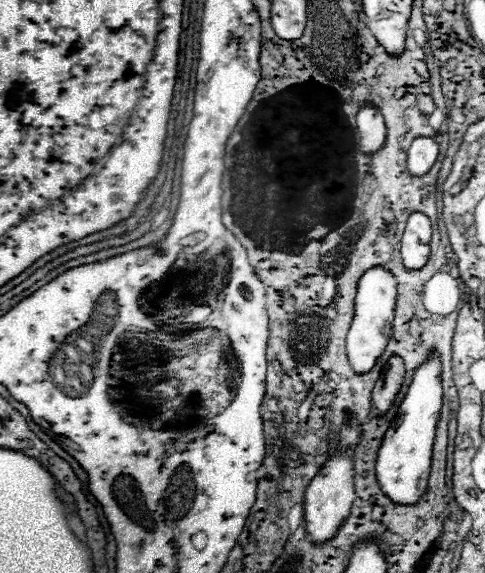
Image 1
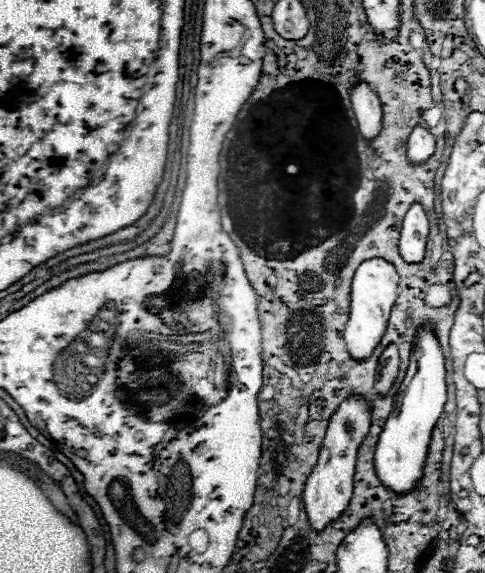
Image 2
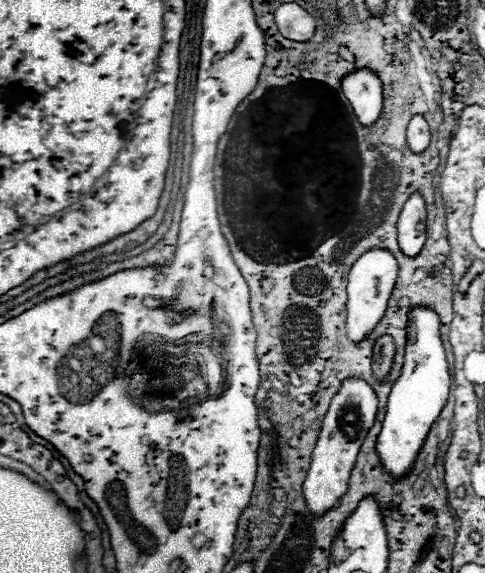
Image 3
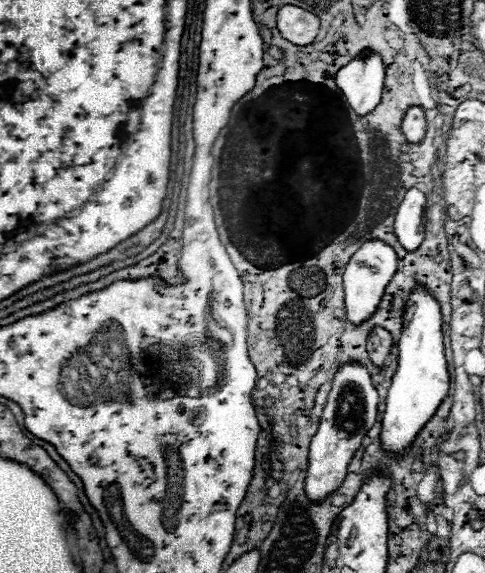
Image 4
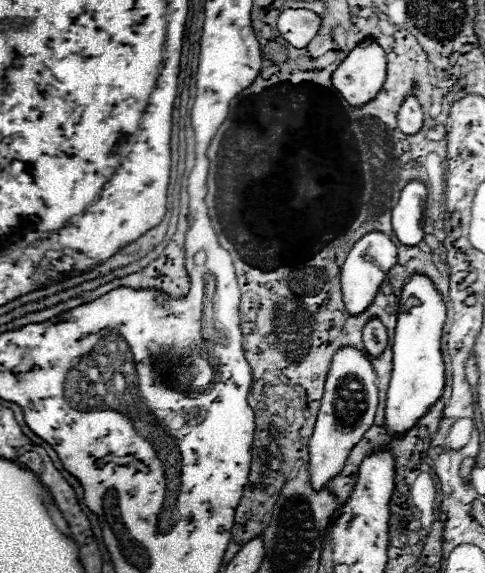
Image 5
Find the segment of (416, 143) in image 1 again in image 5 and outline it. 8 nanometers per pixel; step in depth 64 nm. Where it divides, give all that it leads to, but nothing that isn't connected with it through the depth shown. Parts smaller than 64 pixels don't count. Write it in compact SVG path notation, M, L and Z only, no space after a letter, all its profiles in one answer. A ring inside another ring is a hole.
M408 96L398 110L398 128L404 134L416 134L422 128L422 106L416 96Z

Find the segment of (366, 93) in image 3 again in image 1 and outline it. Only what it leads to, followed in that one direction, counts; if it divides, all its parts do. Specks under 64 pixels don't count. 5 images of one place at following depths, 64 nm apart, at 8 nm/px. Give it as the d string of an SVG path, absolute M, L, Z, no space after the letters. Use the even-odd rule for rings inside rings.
M362 104L356 114L356 120L358 120L358 142L362 150L364 152L378 150L386 138L386 126L380 110L370 104Z

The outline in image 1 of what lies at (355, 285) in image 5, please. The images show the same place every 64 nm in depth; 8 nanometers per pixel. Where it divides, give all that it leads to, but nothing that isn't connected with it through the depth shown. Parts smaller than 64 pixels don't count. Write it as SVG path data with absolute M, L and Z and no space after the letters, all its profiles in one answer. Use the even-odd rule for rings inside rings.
M380 266L366 270L358 280L358 290L354 298L354 318L346 334L348 360L356 372L368 372L376 364L376 358L384 352L384 346L392 334L394 304L396 304L396 278L386 268Z

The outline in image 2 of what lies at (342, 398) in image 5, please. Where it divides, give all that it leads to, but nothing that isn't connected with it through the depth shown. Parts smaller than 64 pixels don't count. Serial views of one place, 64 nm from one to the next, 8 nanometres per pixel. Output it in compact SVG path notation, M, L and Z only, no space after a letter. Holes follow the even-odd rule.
M360 396L342 400L340 406L336 408L336 412L330 416L326 436L324 436L320 452L318 452L318 462L312 468L310 476L306 478L304 494L302 494L306 514L308 514L312 528L322 530L330 520L336 520L342 514L342 510L346 510L346 506L352 498L352 488L354 488L352 478L354 478L356 454L370 430L370 424L372 424L370 402Z

